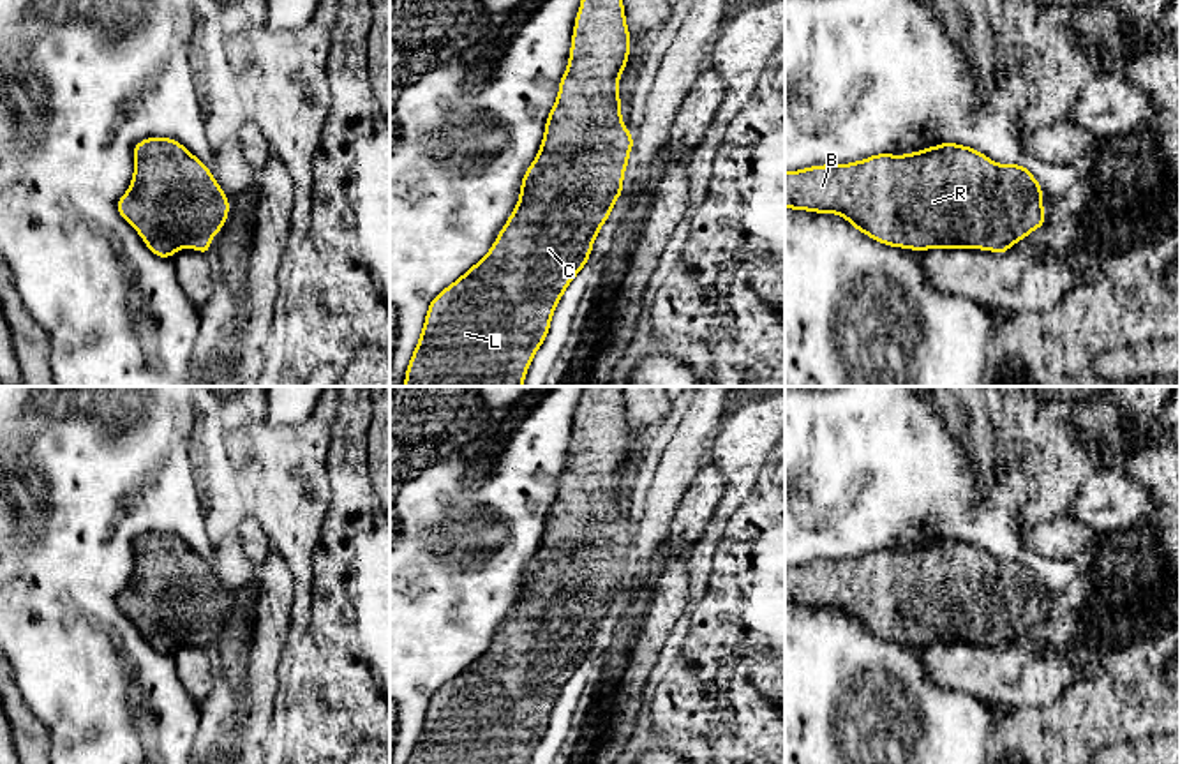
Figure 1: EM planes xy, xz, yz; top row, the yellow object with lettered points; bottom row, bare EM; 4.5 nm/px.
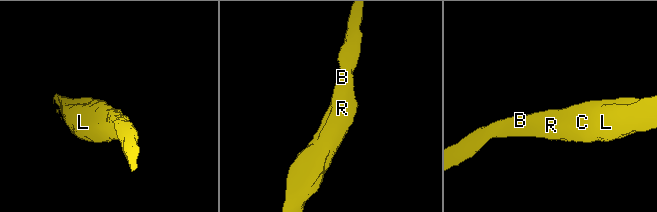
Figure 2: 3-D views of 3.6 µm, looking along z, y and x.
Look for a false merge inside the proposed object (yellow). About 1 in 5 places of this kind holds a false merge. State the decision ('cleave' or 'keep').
keep

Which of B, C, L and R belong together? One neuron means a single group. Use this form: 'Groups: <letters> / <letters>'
Groups: B C L R

